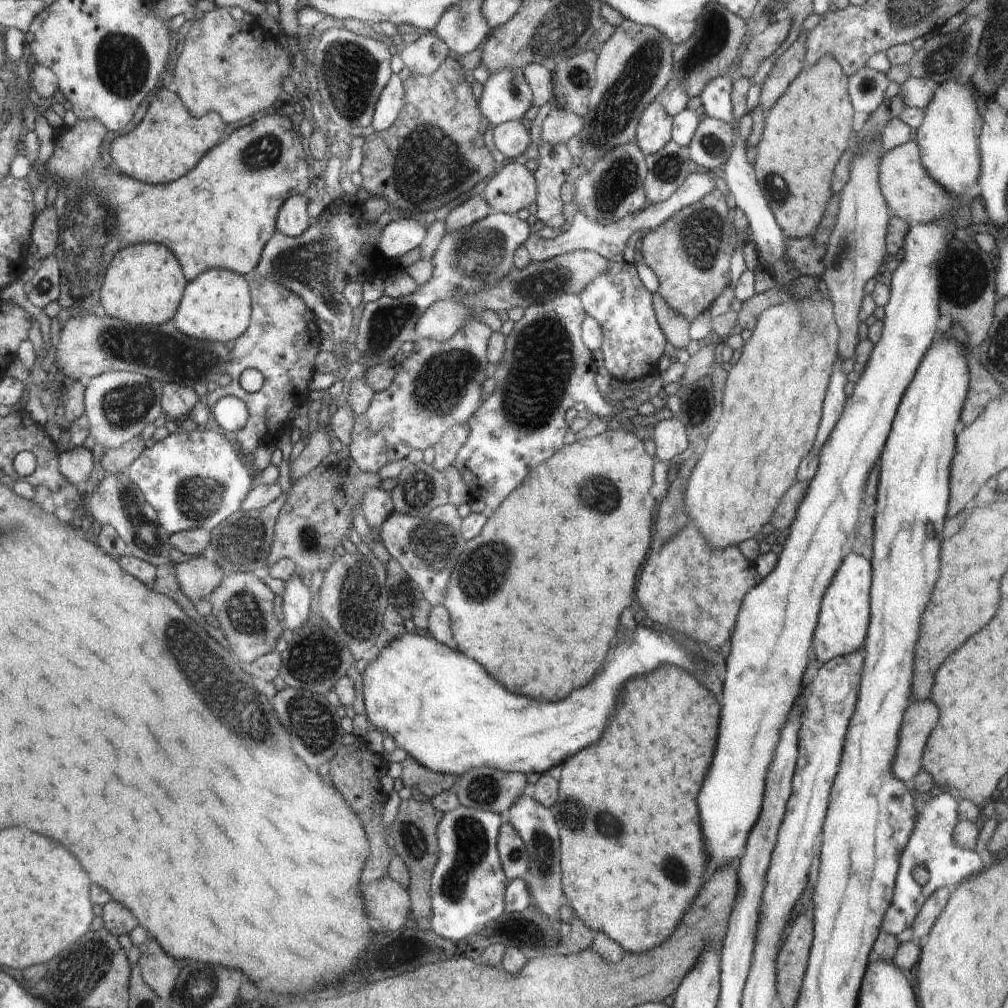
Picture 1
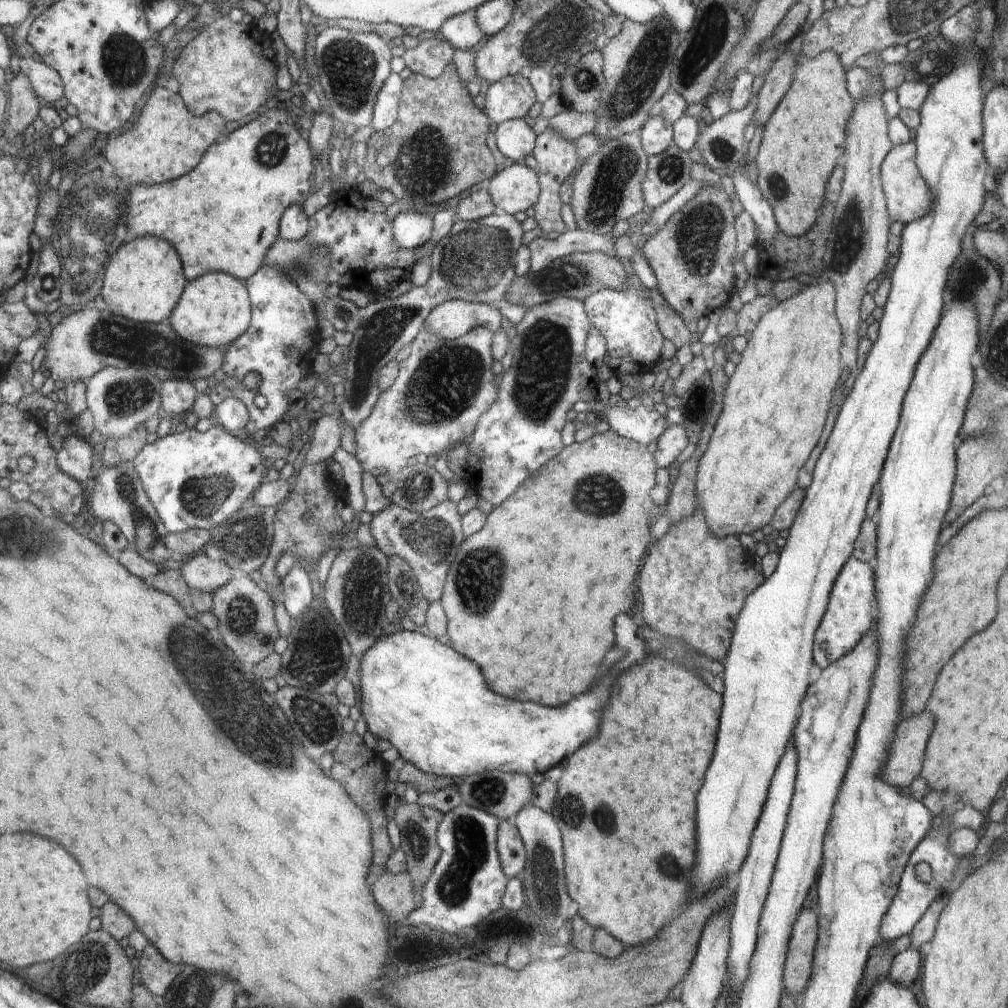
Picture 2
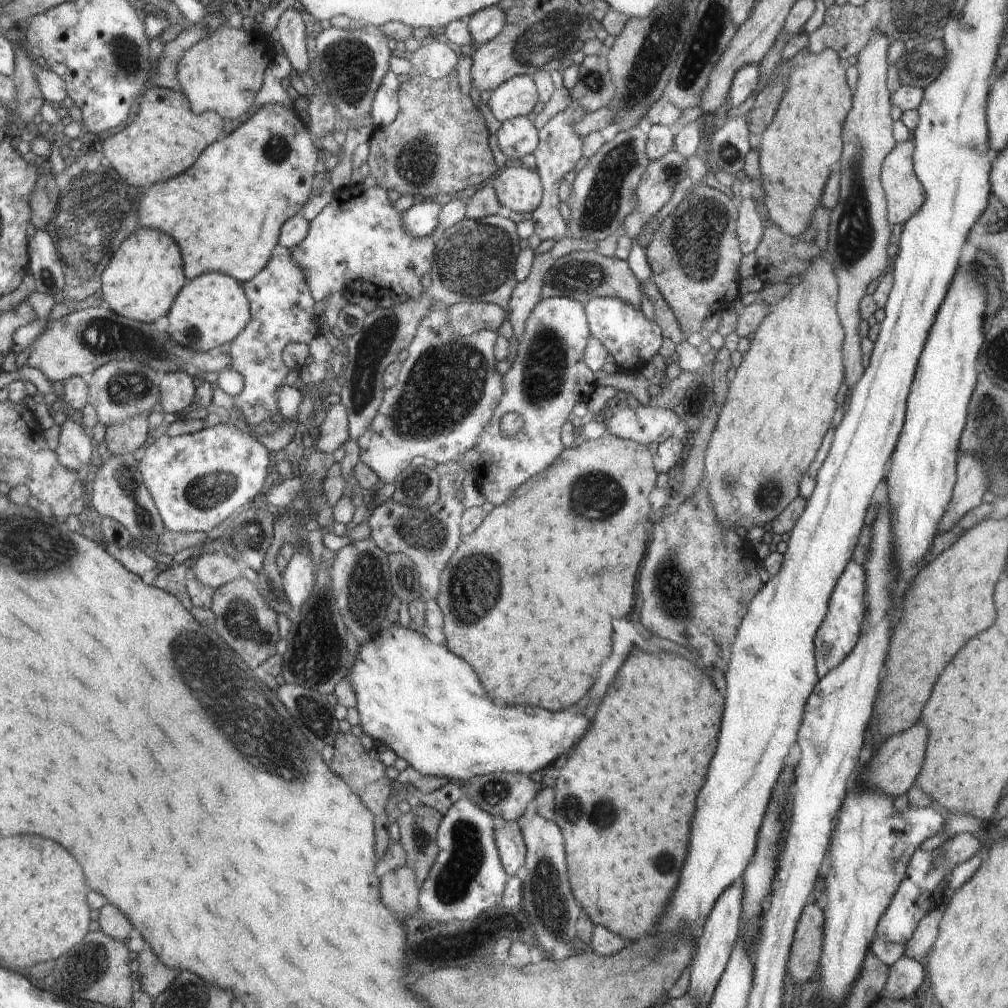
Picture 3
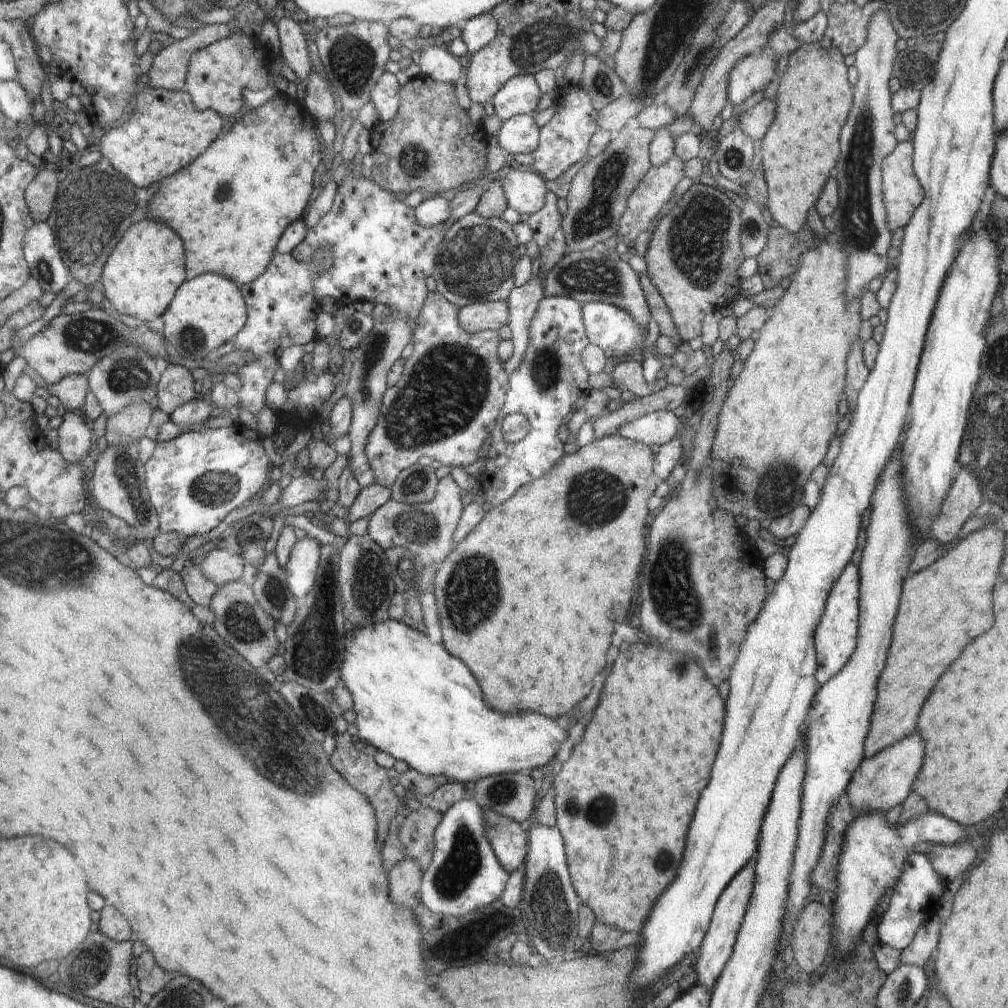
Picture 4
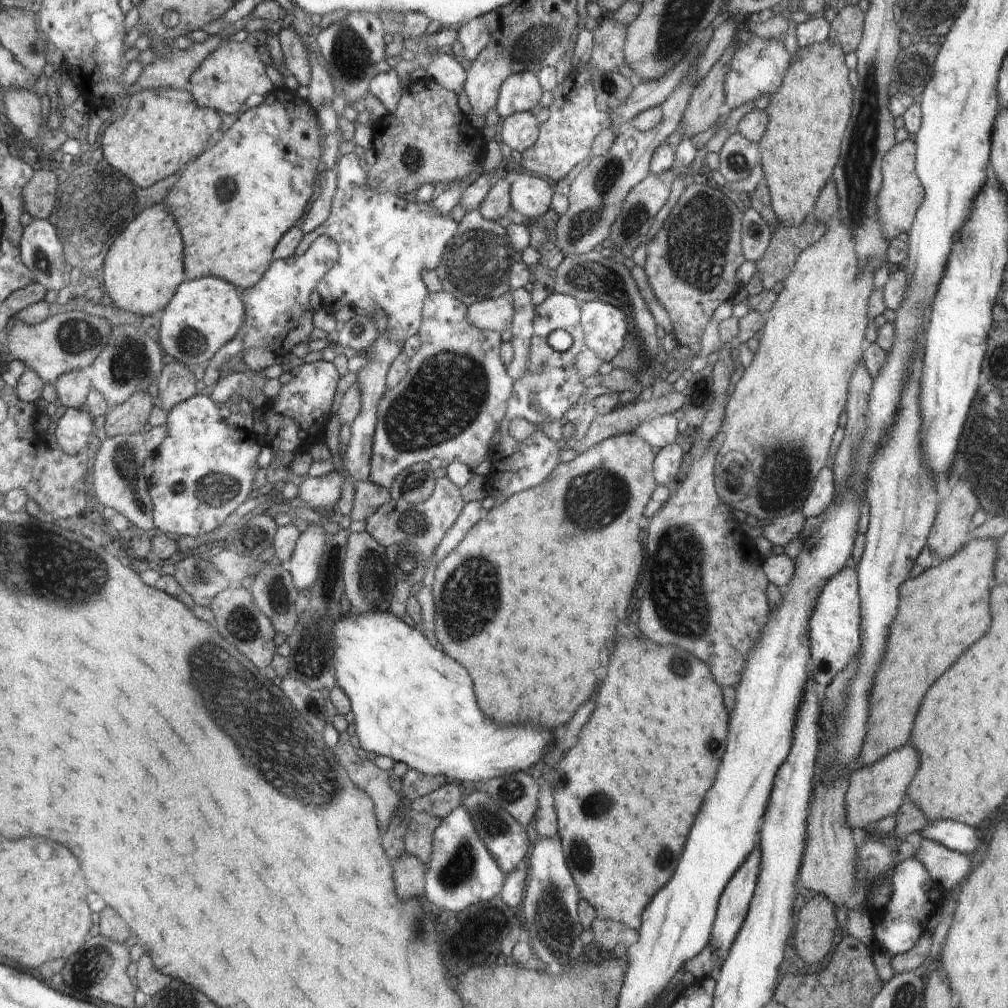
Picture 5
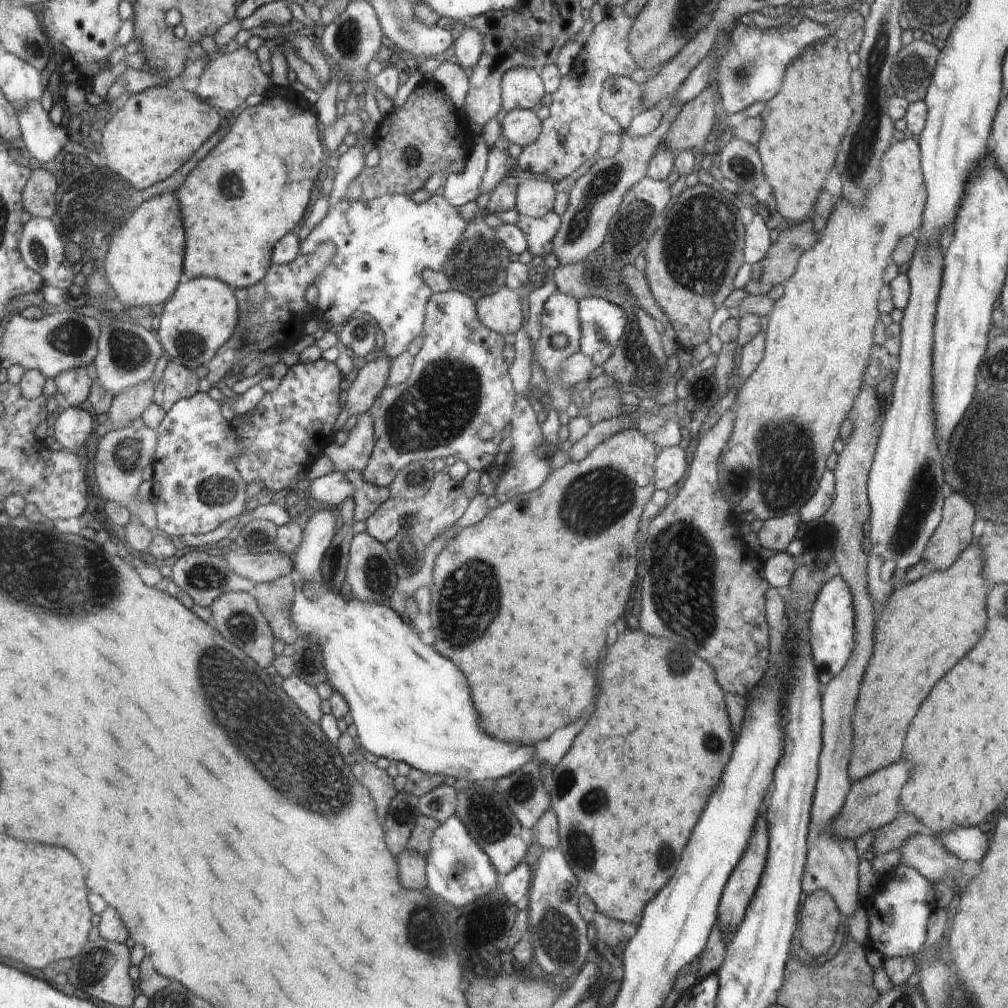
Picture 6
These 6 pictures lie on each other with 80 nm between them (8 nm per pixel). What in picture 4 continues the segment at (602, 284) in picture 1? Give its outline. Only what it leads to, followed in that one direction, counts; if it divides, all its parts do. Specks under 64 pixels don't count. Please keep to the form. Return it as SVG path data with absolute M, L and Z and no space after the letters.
M602 301L587 302L584 308L586 330L590 342L598 345L607 358L631 358L633 350L640 344L646 343L648 330L642 329L633 321L633 318L621 307Z

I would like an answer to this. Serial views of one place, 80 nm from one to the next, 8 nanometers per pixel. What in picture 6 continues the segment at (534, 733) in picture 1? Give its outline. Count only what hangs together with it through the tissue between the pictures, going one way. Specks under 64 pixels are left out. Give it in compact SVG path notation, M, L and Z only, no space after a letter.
M317 573L308 581L295 580L292 621L299 636L311 638L319 646L327 681L348 703L359 745L364 750L397 763L406 762L426 774L452 776L473 783L496 782L500 777L516 773L536 754L534 745L498 742L480 730L464 674L432 646L424 646L416 631L400 620L388 602L364 602L356 597L345 601L342 593L327 587Z

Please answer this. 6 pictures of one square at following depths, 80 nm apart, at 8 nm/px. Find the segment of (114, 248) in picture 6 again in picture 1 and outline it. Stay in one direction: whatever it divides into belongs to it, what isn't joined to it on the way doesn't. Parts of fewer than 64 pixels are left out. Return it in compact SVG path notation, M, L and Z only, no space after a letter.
M153 242L138 243L122 247L107 266L101 284L101 300L105 311L111 317L138 325L161 325L177 314L185 292L186 280L181 263L174 253L163 244Z

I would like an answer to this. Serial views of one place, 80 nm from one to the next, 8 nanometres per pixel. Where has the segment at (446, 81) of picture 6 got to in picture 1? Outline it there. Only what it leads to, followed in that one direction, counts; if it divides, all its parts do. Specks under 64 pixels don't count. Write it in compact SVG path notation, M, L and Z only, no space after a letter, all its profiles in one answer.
M420 32L418 40L400 48L399 56L411 73L428 76L440 68L450 50L434 32Z

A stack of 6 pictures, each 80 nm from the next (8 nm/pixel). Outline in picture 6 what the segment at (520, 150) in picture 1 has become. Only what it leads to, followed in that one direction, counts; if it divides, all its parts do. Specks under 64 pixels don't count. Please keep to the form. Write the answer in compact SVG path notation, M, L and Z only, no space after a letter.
M517 108L500 117L501 138L522 147L532 144L541 133L541 120L536 110Z

